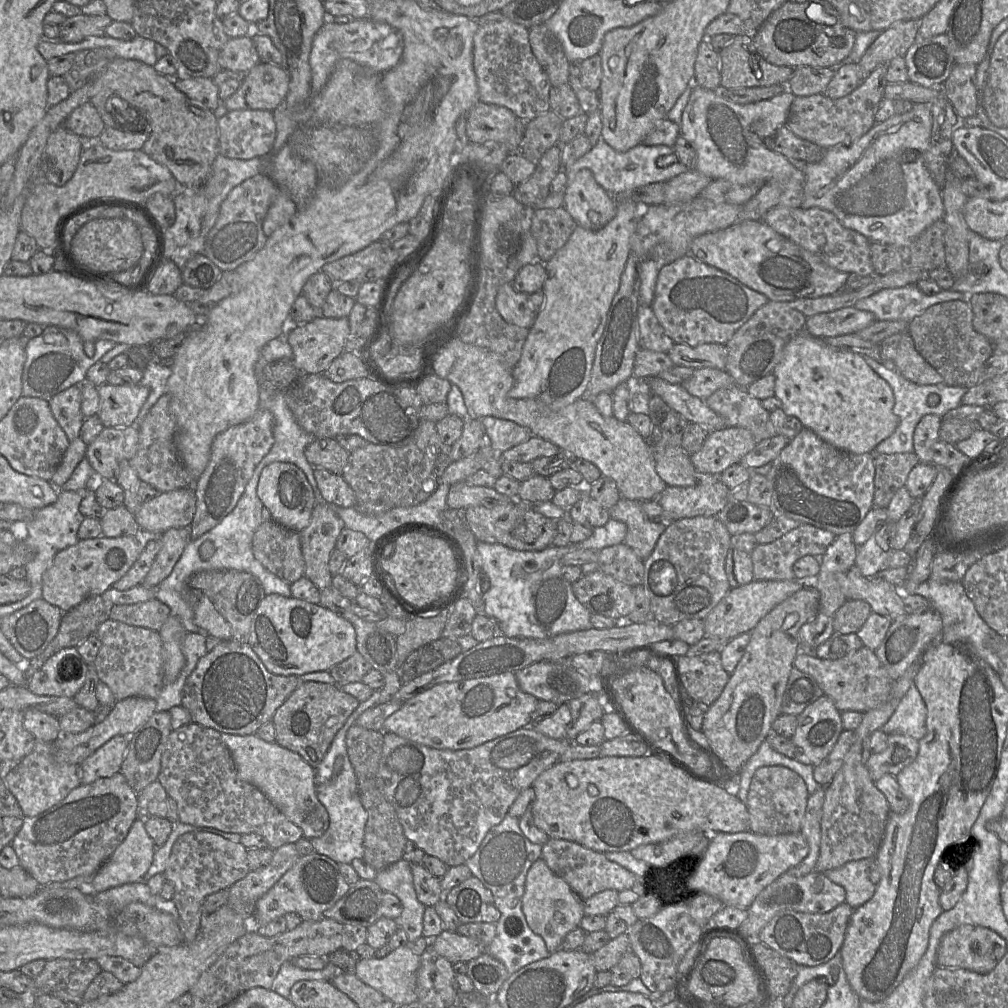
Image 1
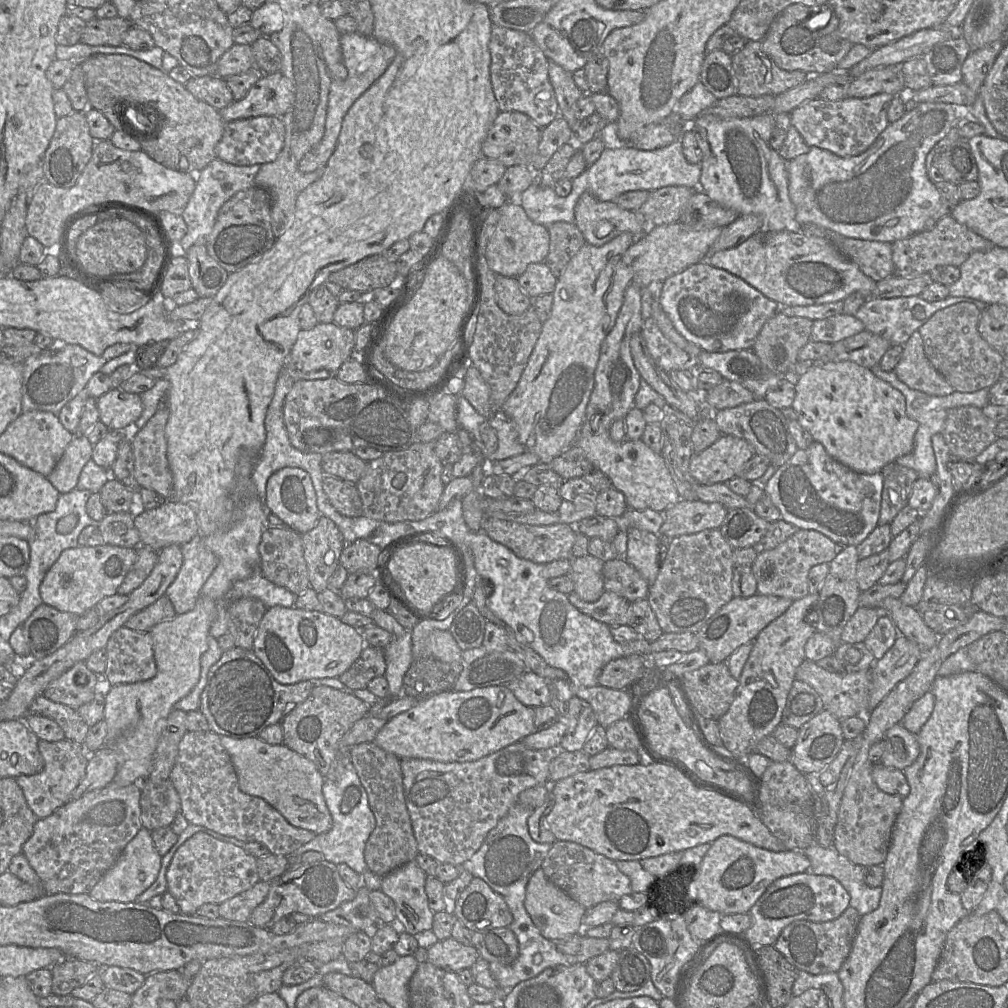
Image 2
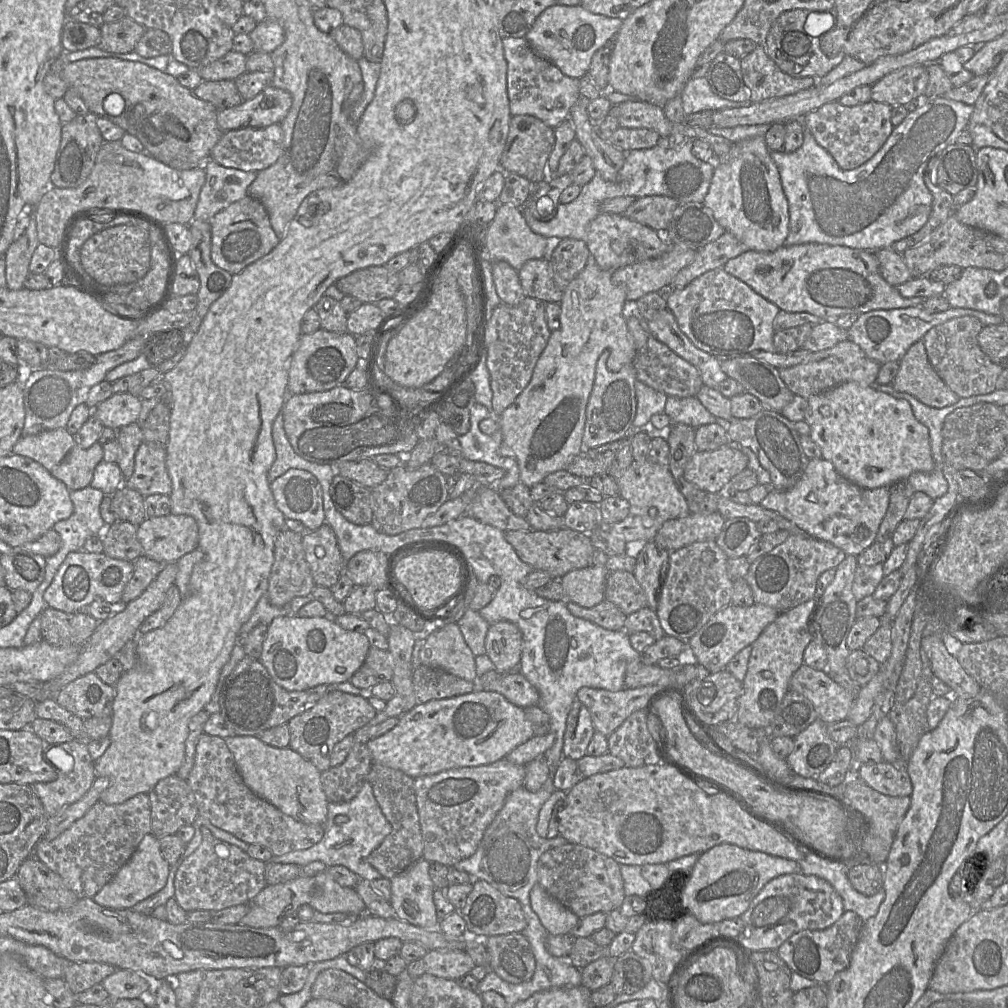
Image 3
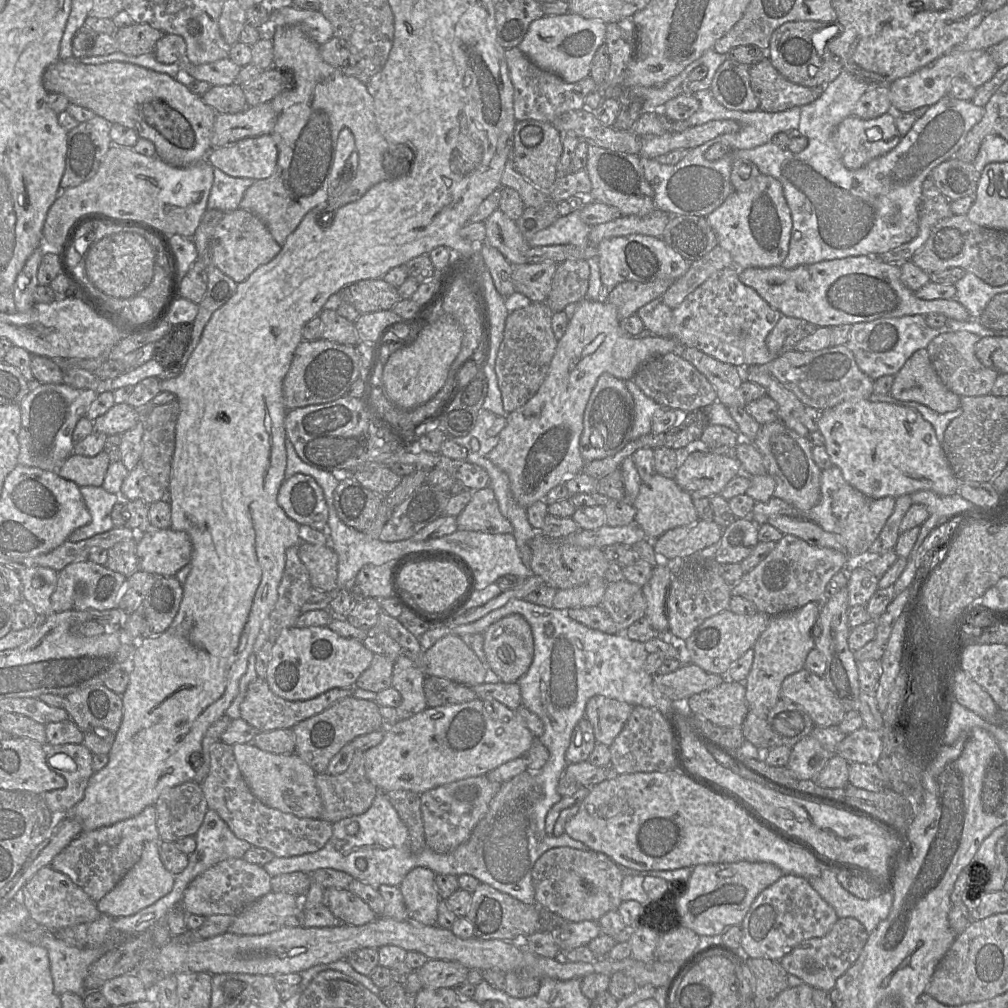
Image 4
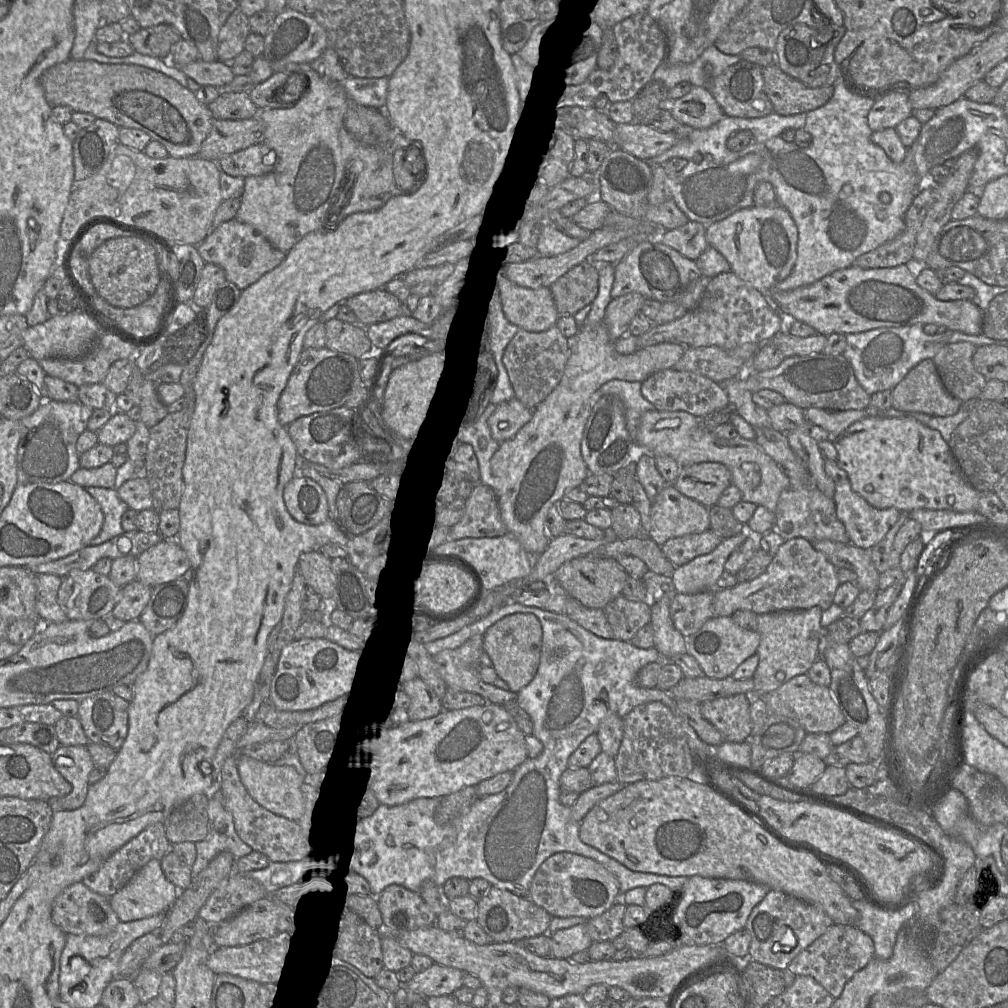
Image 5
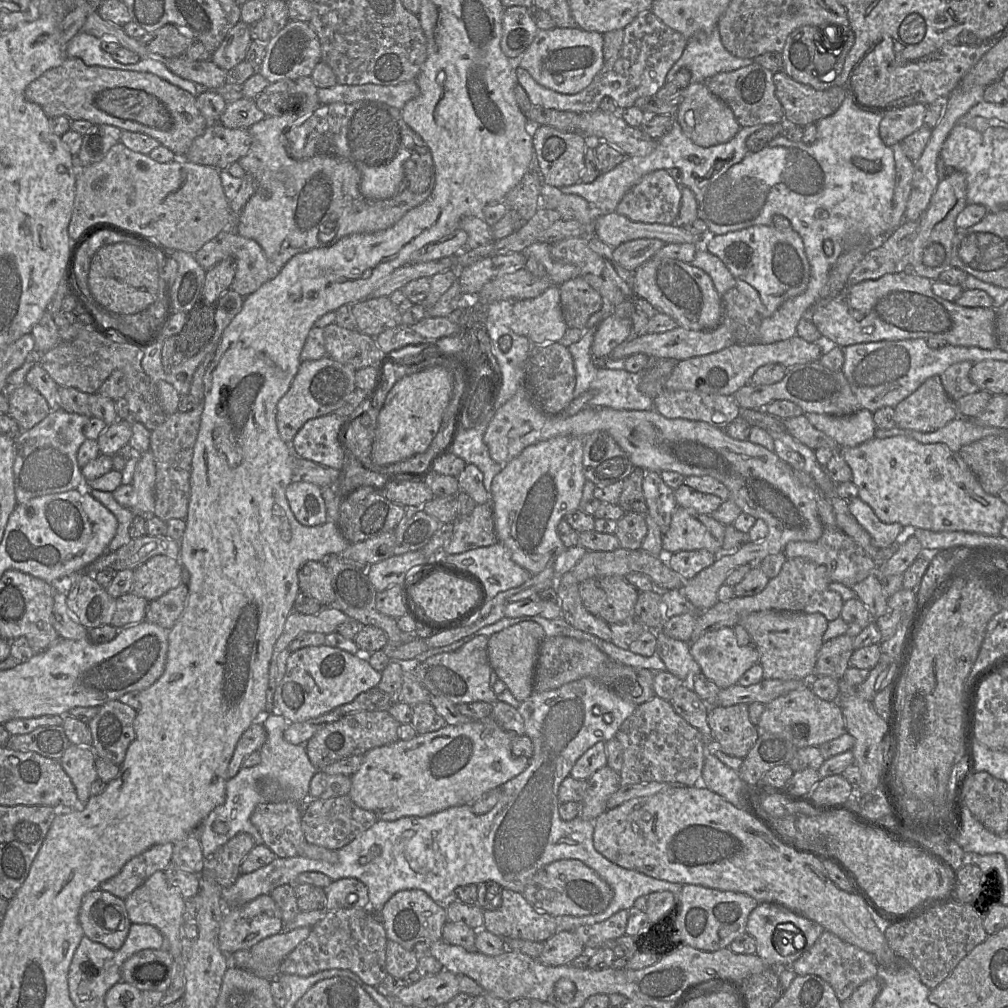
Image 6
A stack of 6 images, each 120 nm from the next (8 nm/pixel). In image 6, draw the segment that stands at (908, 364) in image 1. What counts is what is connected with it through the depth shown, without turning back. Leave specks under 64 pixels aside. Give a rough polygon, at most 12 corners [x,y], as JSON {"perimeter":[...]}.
{"perimeter":[[939,376],[894,408],[896,427],[940,429],[957,416]]}

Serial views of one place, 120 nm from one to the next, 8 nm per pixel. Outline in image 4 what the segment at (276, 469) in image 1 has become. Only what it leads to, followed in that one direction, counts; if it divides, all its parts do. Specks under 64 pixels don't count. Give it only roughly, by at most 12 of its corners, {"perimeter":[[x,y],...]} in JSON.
{"perimeter":[[311,476],[282,483],[277,501],[299,525],[323,531],[329,511]]}

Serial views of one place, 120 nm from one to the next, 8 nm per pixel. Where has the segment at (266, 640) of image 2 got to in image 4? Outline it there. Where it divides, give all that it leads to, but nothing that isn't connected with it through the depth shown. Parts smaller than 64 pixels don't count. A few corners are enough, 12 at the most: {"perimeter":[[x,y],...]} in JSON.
{"perimeter":[[328,626],[274,641],[266,681],[285,700],[353,689],[373,656]]}

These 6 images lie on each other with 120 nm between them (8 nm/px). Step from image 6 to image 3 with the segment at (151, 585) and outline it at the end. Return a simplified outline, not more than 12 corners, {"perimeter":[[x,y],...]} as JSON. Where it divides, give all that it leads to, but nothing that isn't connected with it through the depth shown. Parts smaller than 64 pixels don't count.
{"perimeter":[[171,513],[137,531],[144,555],[163,565],[198,548],[198,525]]}

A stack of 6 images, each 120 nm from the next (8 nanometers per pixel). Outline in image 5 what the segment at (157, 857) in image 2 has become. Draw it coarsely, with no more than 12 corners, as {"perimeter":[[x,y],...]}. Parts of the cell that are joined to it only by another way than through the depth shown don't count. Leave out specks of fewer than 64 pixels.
{"perimeter":[[152,859],[109,901],[121,922],[166,913],[178,896]]}

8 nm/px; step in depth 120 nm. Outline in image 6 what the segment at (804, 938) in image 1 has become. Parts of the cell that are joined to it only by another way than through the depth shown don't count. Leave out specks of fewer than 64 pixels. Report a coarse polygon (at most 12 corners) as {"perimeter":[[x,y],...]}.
{"perimeter":[[825,930],[792,964],[842,1003],[877,976],[871,954]]}

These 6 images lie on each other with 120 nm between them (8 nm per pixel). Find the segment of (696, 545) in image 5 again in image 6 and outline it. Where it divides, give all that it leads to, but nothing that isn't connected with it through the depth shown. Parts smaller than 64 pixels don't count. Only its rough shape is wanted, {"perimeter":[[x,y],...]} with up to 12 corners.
{"perimeter":[[705,549],[666,556],[684,581],[711,566],[716,555]]}

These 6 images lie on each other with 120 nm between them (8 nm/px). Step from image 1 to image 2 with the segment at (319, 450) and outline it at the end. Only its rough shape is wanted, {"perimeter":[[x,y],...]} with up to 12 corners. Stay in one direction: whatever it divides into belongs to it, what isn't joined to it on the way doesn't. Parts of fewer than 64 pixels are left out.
{"perimeter":[[352,451],[323,454],[324,473],[356,484],[367,462]]}

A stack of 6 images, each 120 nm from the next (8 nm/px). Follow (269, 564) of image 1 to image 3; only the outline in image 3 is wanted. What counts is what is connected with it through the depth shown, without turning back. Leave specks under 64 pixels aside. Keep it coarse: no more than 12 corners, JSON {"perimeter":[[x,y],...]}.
{"perimeter":[[302,535],[275,540],[267,596],[283,607],[314,586]]}

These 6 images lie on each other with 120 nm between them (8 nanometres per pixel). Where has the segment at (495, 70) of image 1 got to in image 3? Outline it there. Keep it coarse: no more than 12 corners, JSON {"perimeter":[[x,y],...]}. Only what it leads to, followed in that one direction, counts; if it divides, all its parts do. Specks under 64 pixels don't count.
{"perimeter":[[503,38],[510,115],[552,129],[580,99],[579,79]]}

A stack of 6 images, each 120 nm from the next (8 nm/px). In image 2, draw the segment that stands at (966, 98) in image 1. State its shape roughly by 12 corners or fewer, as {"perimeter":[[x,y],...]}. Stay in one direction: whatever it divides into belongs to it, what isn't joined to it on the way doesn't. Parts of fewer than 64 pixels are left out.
{"perimeter":[[1004,45],[972,51],[961,82],[978,92]]}

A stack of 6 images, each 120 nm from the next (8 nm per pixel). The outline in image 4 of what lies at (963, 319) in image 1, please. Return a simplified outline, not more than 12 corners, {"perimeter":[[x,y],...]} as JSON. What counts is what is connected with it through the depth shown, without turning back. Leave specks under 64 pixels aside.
{"perimeter":[[942,333],[926,347],[947,389],[984,396],[998,376],[975,355],[980,339]]}

